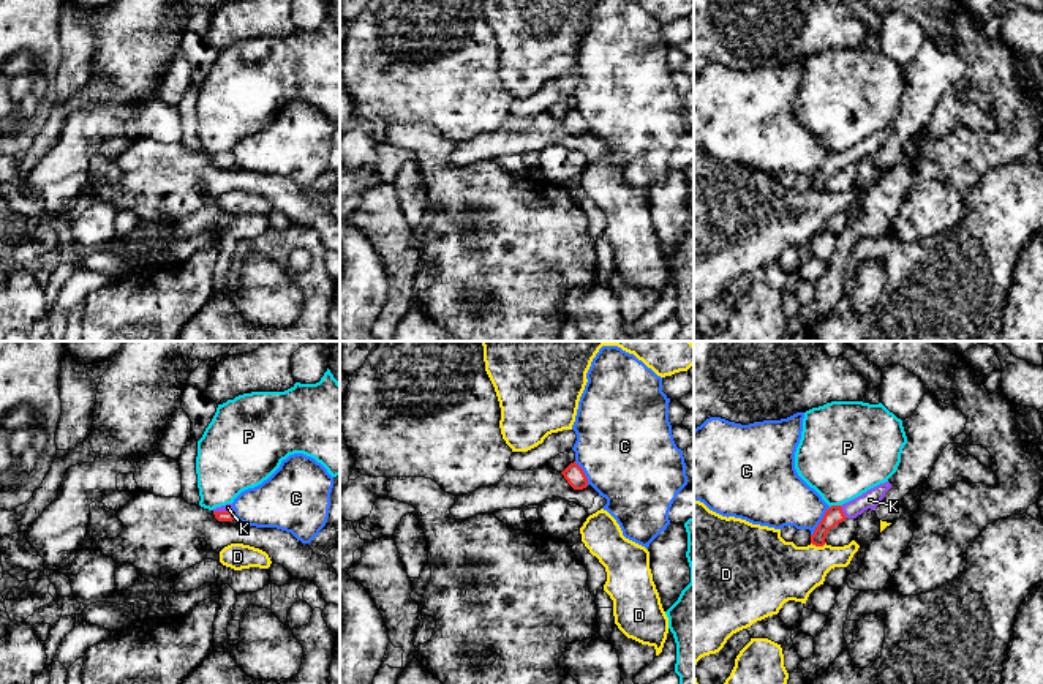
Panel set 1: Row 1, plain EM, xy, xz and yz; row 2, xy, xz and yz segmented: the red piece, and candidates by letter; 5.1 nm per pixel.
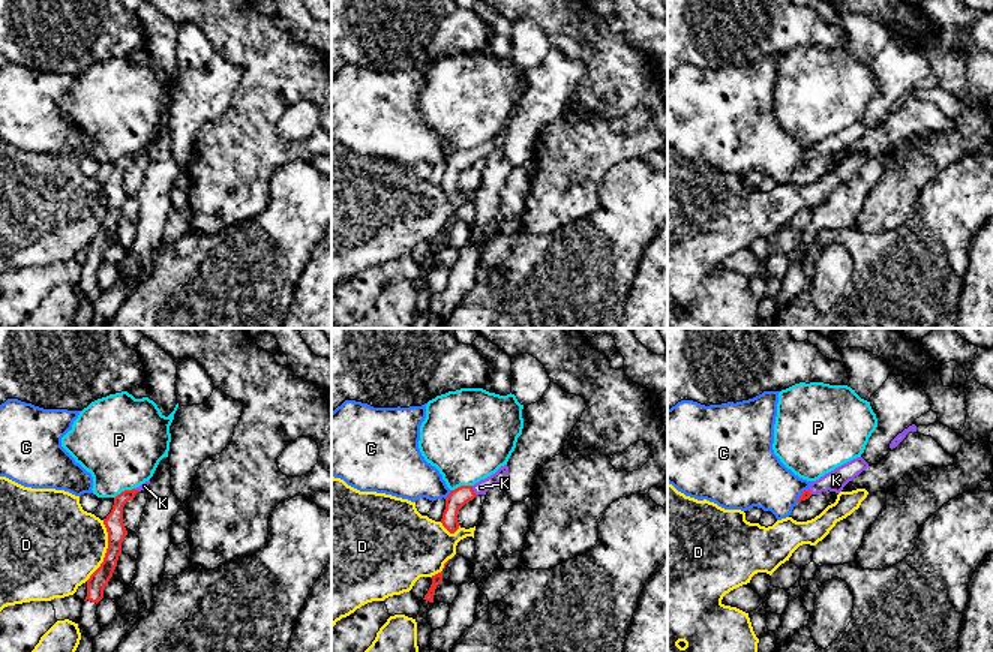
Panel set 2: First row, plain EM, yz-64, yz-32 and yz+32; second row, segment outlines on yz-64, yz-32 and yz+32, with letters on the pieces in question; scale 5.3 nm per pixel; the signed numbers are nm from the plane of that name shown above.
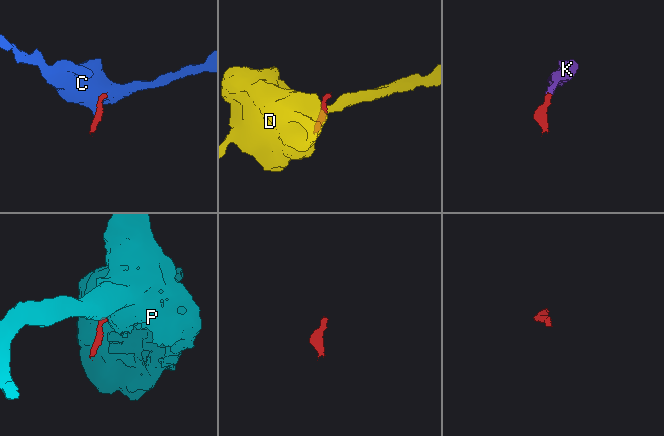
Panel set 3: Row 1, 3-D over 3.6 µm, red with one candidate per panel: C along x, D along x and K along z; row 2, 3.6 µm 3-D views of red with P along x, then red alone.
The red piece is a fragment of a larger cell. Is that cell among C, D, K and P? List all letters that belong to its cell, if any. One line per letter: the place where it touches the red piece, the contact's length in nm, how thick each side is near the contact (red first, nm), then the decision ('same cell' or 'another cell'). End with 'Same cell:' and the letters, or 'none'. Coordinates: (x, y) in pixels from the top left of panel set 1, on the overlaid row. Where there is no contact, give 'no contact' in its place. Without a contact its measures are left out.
C: yz (820, 522) | 180 nm | 90/300 nm | another cell
D: yz (819, 545) | 80 nm | 90/320 nm | another cell
K: yz (843, 512) | 80 nm | 90/90 nm | same cell
P: yz (835, 506) | 60 nm | 90/420 nm | another cell
Same cell: K

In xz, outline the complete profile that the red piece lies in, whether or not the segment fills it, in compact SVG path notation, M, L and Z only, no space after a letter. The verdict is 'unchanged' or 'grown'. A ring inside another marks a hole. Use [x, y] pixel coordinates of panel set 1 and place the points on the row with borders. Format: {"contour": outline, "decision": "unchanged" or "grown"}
{"contour": "M575 461L570 463L561 474L574 490L583 490L588 487L588 479Z", "decision": "unchanged"}

